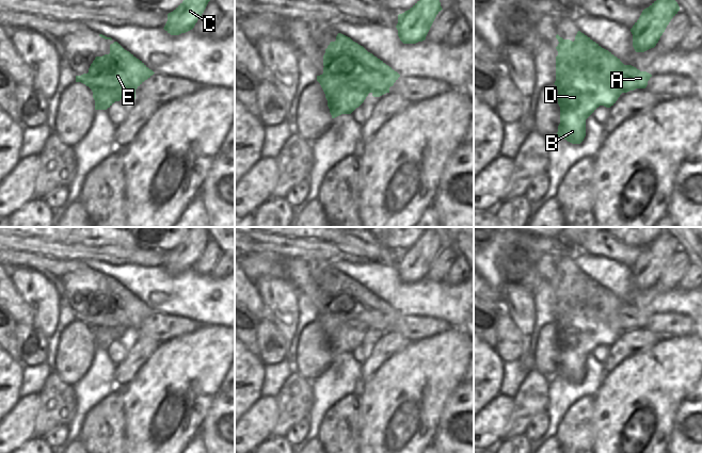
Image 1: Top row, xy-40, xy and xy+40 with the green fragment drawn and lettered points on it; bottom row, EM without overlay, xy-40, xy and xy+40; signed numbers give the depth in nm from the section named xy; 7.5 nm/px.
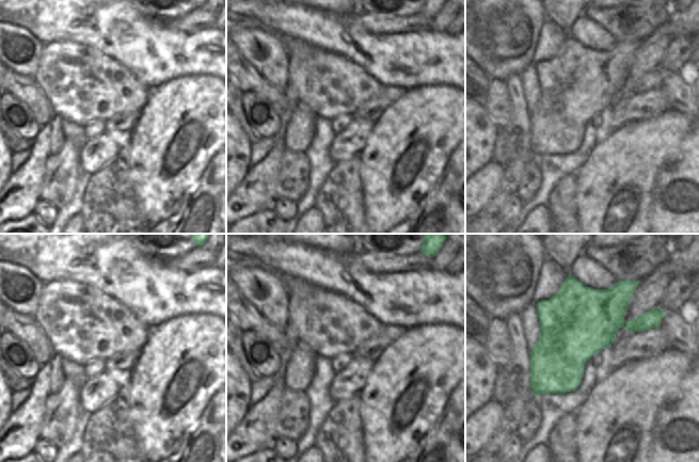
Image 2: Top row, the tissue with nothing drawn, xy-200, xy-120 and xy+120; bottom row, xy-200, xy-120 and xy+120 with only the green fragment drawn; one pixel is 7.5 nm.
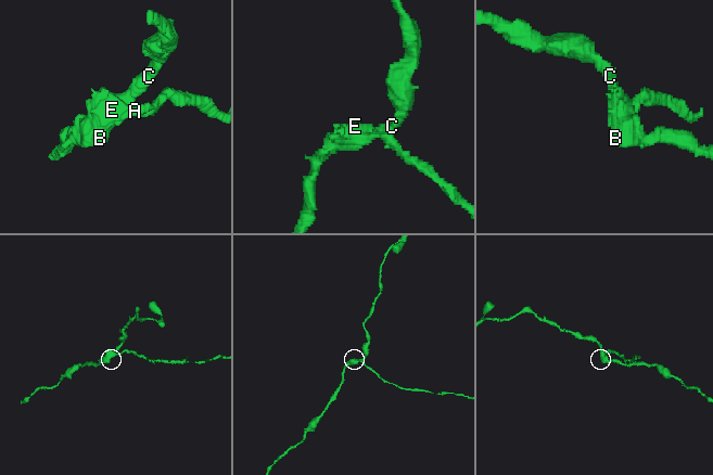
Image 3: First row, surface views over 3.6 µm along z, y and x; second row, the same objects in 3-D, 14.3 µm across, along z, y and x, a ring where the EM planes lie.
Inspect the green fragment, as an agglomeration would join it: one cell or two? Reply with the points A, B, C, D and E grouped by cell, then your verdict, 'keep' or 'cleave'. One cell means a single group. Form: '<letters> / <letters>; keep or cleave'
A E / B C D; cleave

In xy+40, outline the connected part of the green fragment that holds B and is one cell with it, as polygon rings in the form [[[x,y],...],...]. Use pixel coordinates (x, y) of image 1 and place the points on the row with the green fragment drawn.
[[[580,31],[577,32],[574,42],[563,39],[558,34],[556,38],[559,44],[556,47],[558,55],[554,84],[558,90],[560,107],[560,124],[556,135],[572,144],[580,144],[586,136],[586,119],[600,106],[613,106],[622,94],[618,72],[624,64]]]

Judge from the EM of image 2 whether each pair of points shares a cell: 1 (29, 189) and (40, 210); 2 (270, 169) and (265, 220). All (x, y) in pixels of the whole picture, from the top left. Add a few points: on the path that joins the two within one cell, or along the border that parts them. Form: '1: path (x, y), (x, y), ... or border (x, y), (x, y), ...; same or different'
1: border (40, 200), (33, 211); different
2: border (271, 207), (265, 207), (242, 218); different

